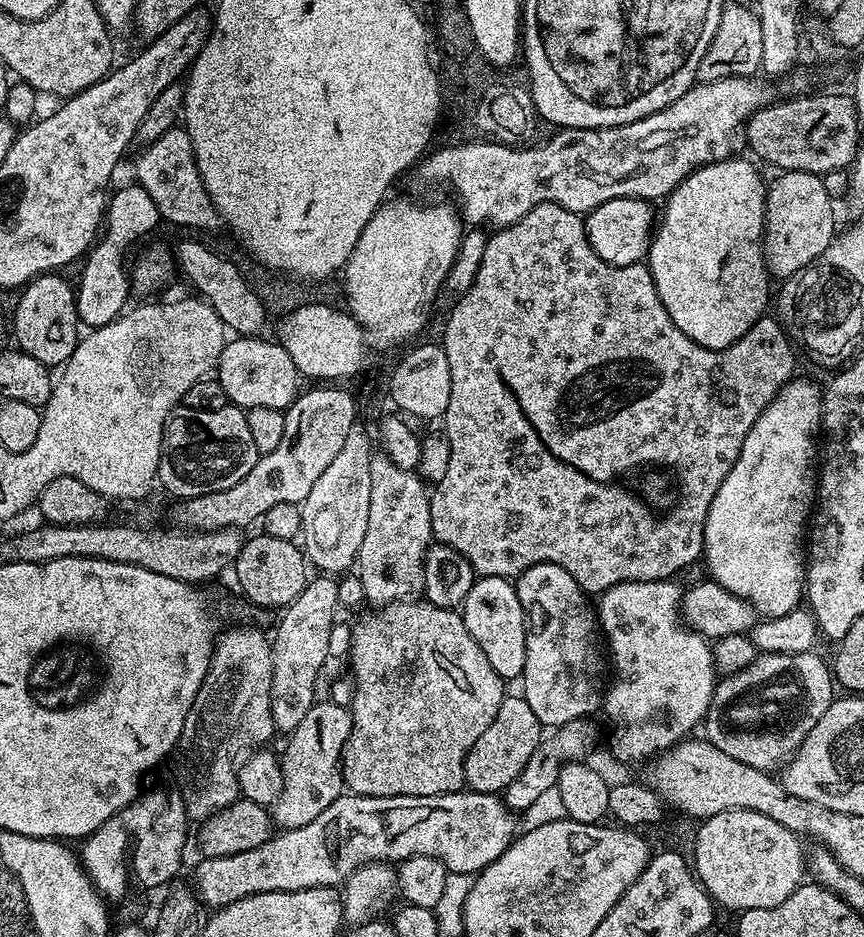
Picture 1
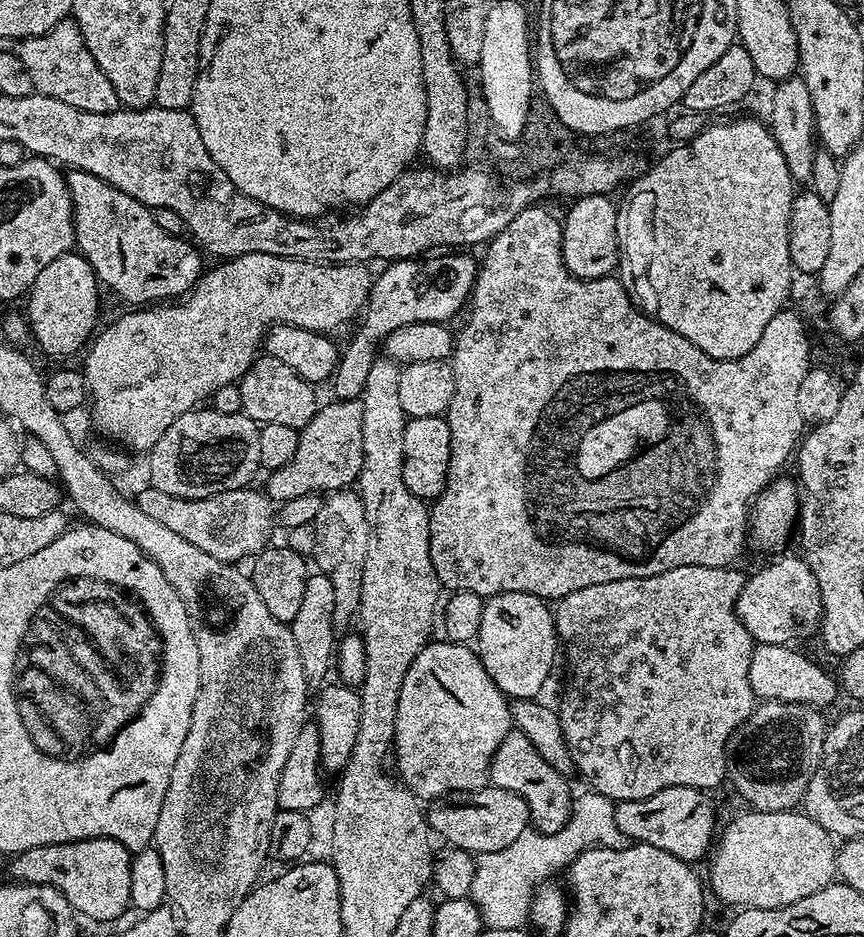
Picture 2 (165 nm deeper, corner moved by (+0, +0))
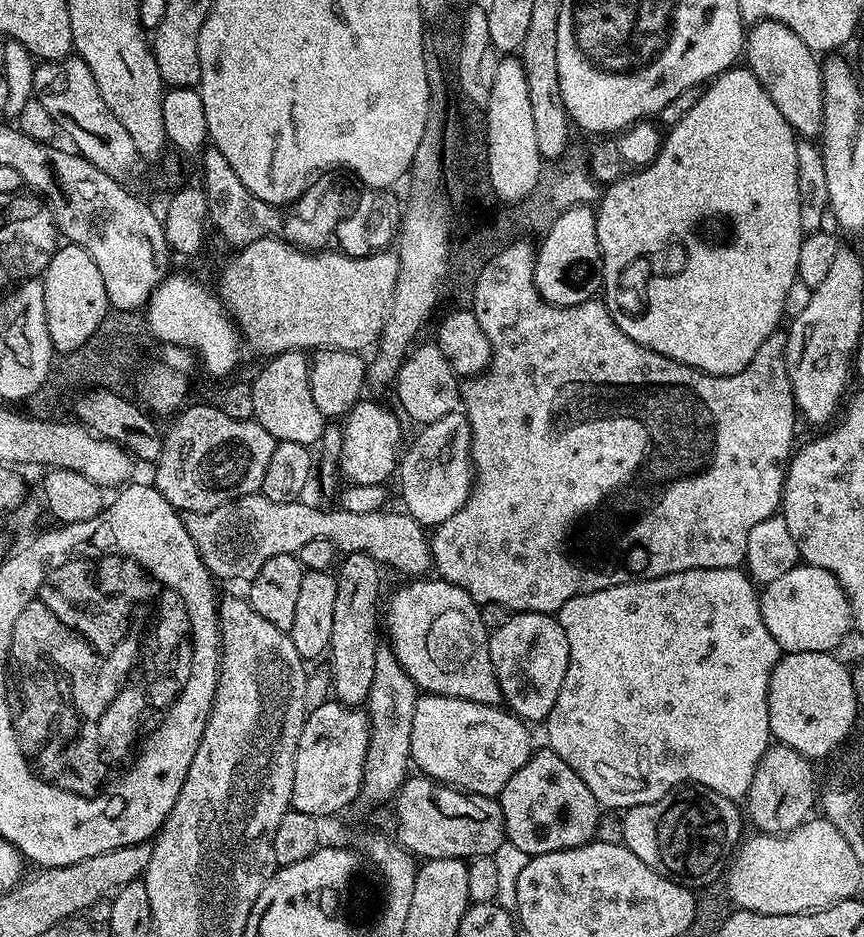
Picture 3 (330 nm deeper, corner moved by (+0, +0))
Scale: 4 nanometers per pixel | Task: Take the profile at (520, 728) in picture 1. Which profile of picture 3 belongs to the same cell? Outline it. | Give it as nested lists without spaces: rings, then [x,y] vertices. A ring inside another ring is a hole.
[[[544,746],[506,782],[498,797],[504,815],[507,843],[518,846],[529,858],[550,854],[554,850],[570,850],[597,839],[602,819],[602,805],[590,794],[590,786]]]

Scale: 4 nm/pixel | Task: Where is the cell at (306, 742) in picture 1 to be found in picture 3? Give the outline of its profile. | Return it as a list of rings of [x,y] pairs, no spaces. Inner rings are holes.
[[[364,552],[347,553],[339,561],[336,578],[336,597],[334,598],[334,630],[330,630],[328,652],[332,656],[332,688],[335,699],[349,706],[360,706],[367,701],[370,686],[374,682],[374,662],[376,661],[376,624],[378,628],[378,608],[376,603],[380,600],[380,572],[381,565],[374,558]]]

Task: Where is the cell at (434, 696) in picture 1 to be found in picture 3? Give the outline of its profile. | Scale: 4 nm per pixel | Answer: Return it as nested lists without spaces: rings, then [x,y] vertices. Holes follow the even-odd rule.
[[[424,694],[419,697],[414,706],[414,726],[412,727],[412,758],[411,763],[416,764],[421,773],[430,780],[435,780],[441,784],[447,784],[449,788],[455,788],[461,792],[467,792],[474,796],[491,796],[499,797],[500,791],[506,786],[506,782],[510,782],[510,778],[514,774],[518,774],[518,770],[522,770],[522,766],[526,766],[526,762],[532,757],[534,745],[532,745],[532,736],[528,733],[529,725],[521,720],[518,716],[513,716],[511,712],[500,706],[491,704],[479,704],[478,702],[470,702],[462,698],[454,698],[453,696],[434,696]]]

